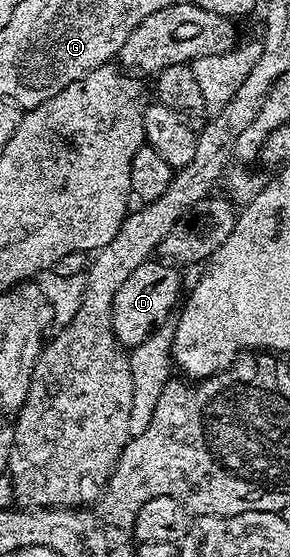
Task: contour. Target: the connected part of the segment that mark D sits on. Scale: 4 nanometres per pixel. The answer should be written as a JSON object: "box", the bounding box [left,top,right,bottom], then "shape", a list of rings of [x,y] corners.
{"box":[111,260,181,348],"shape":[[[148,260],[145,264],[141,264],[141,268],[137,268],[137,272],[133,272],[133,276],[129,276],[129,280],[125,280],[125,284],[121,284],[121,288],[117,288],[117,296],[113,296],[111,305],[111,319],[113,320],[115,339],[119,341],[120,346],[124,348],[139,346],[151,333],[172,317],[171,309],[175,305],[178,307],[181,302],[178,273],[180,274],[180,271],[166,261]]]}

